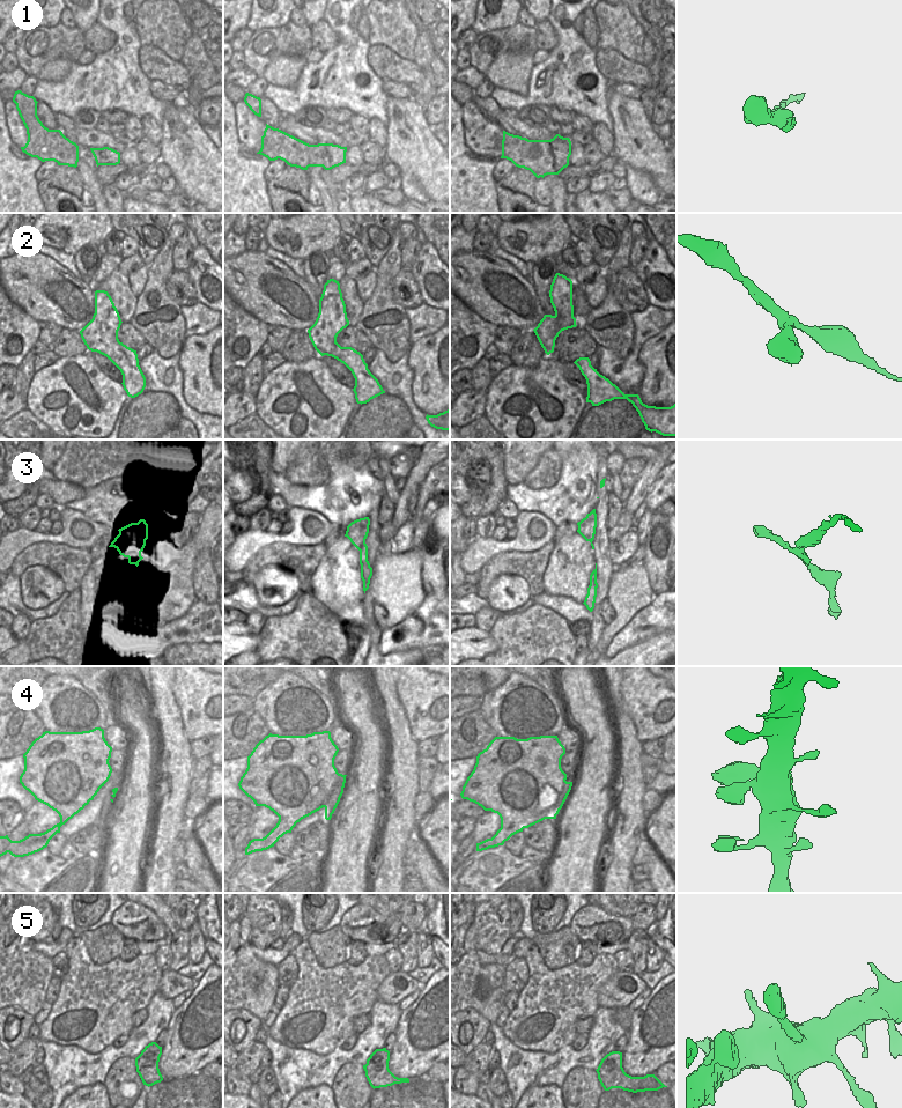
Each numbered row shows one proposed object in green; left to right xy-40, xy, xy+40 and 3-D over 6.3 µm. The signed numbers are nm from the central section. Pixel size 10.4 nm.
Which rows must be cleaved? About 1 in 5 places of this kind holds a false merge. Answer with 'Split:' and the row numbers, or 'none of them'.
Split: none of them

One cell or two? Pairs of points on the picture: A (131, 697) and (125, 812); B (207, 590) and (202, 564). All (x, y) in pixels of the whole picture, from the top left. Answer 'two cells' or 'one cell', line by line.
A: one cell
B: one cell

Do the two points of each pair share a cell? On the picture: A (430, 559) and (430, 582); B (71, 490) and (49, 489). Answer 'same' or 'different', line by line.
A: same
B: same

